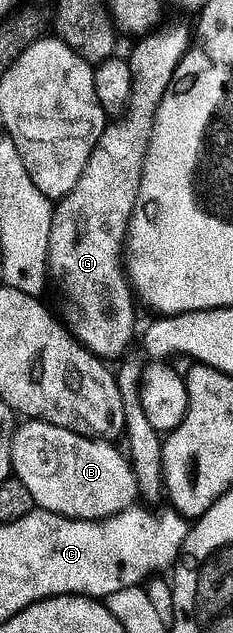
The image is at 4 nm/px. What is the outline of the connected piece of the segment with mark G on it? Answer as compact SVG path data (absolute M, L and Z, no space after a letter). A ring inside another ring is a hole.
M167 24L140 39L133 53L128 53L127 59L133 79L129 108L124 116L114 119L106 127L103 138L87 162L87 170L83 170L83 178L79 178L75 190L71 190L71 194L61 199L53 213L49 271L61 279L61 292L66 300L64 319L71 325L71 331L76 339L80 340L94 356L100 356L109 362L113 362L116 356L124 357L133 344L137 316L133 313L135 293L123 271L125 242L129 234L129 223L133 221L137 195L141 193L141 175L145 172L145 159L149 153L149 143L153 137L159 108L163 106L163 98L167 98L175 74L191 47L190 25L188 28L185 24Z

